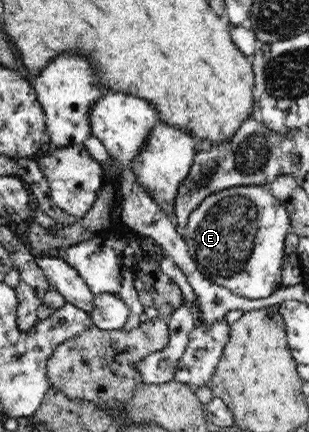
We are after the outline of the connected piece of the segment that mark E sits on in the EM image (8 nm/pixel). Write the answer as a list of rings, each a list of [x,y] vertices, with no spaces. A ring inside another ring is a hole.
[[[265,185],[230,187],[207,196],[181,229],[189,256],[209,281],[240,297],[262,299],[275,292],[286,245],[293,240],[290,213]]]

